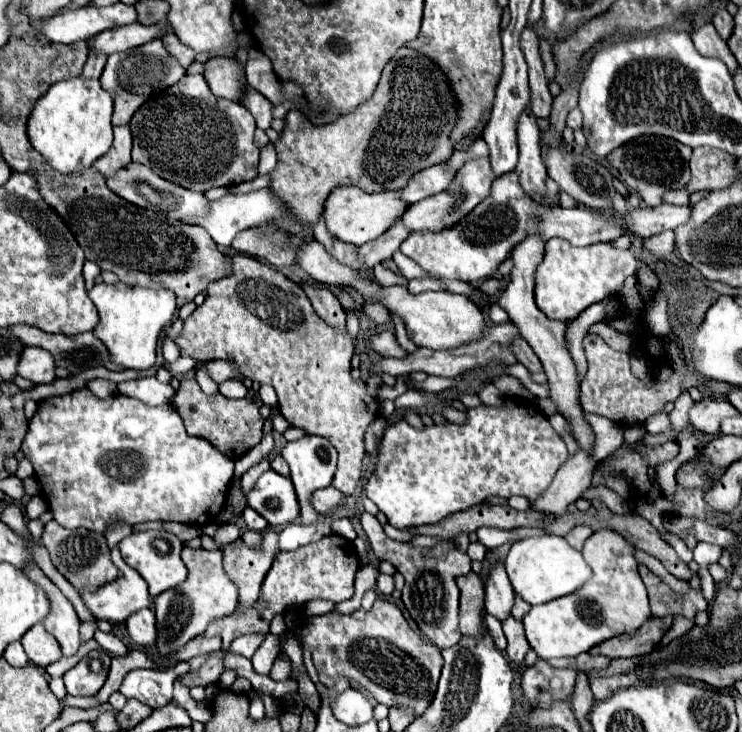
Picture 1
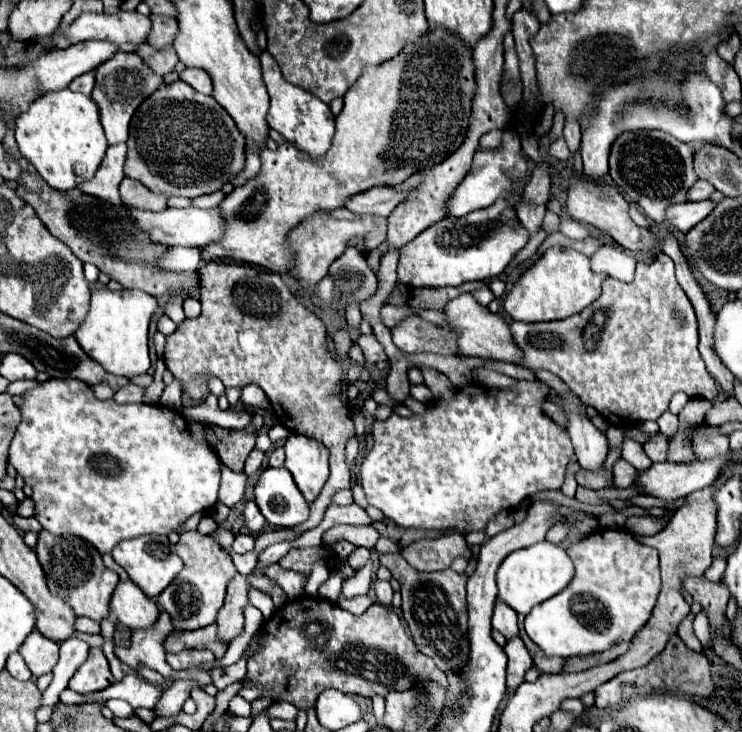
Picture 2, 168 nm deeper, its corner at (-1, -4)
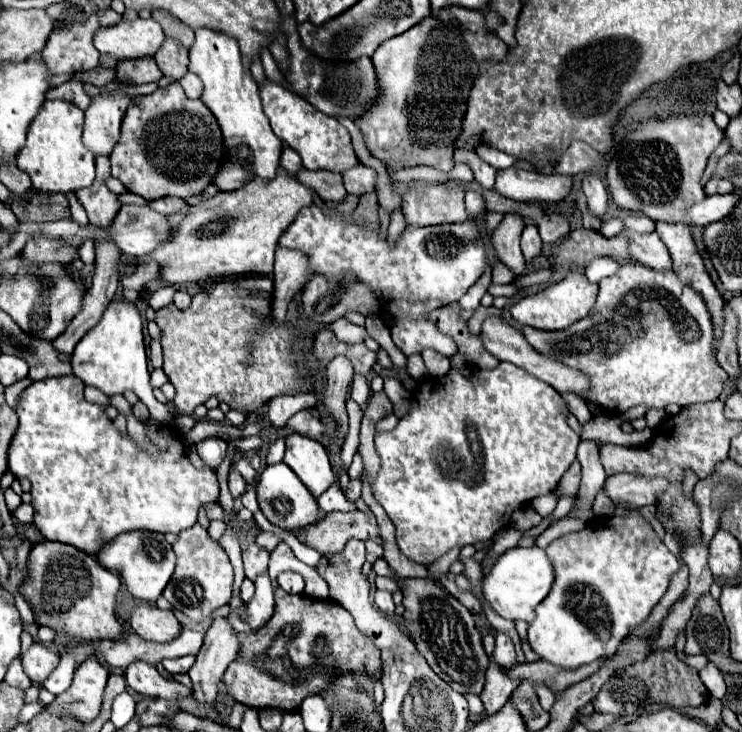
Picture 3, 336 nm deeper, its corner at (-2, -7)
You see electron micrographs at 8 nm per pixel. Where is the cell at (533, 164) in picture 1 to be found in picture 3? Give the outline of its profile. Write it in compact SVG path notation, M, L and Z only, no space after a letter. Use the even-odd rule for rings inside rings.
M526 225L522 233L522 253L524 253L526 263L530 263L536 255L540 255L540 251L542 251L542 239L538 235L538 227Z

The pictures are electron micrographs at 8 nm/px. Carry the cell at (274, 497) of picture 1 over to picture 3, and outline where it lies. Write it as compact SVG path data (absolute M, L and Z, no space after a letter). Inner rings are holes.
M284 463L268 465L262 471L256 493L258 493L258 505L264 513L264 517L276 527L294 531L294 529L302 529L302 527L318 521L316 499L310 497L310 493L306 493L306 487L302 485L302 481L298 481L298 477L294 477L294 473L290 473L290 467L284 465Z

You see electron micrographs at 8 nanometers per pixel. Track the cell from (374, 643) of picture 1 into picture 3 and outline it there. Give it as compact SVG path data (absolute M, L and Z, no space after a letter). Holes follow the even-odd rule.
M280 587L274 591L274 599L276 599L276 605L274 605L272 619L262 629L250 635L240 633L242 661L232 661L232 665L224 673L224 683L228 685L234 701L254 709L270 707L280 711L298 711L302 701L308 695L320 695L336 681L338 675L352 675L352 673L358 677L366 675L372 683L380 679L382 675L380 651L374 645L374 641L370 641L370 637L366 637L364 633L356 629L354 617L350 617L346 609L342 609L338 603L310 599L308 595L290 595ZM320 637L324 637L326 653L314 655L314 645Z

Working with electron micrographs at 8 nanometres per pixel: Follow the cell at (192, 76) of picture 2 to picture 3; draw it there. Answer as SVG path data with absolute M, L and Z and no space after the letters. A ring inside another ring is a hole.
M188 71L178 83L184 87L184 91L186 91L186 95L188 95L190 99L200 99L200 97L202 97L204 85L202 85L202 81L200 81L198 75L194 75L194 73Z

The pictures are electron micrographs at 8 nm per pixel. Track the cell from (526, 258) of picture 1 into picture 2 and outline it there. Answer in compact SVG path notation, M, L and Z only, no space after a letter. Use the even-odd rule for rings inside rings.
M575 394L561 396L561 398L565 400L563 410L565 410L567 418L569 418L567 432L571 436L579 466L585 468L585 470L591 470L591 472L601 470L601 466L603 466L603 462L607 458L607 452L609 452L605 434L599 432L589 422L589 418L585 416L587 406Z

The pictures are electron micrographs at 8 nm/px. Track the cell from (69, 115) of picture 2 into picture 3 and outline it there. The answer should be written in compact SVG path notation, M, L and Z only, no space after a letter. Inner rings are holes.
M52 99L42 105L40 113L28 127L26 143L18 151L18 167L26 171L32 179L32 185L40 191L50 193L70 193L82 187L90 187L94 181L94 153L82 143L82 125L84 111L78 105Z

